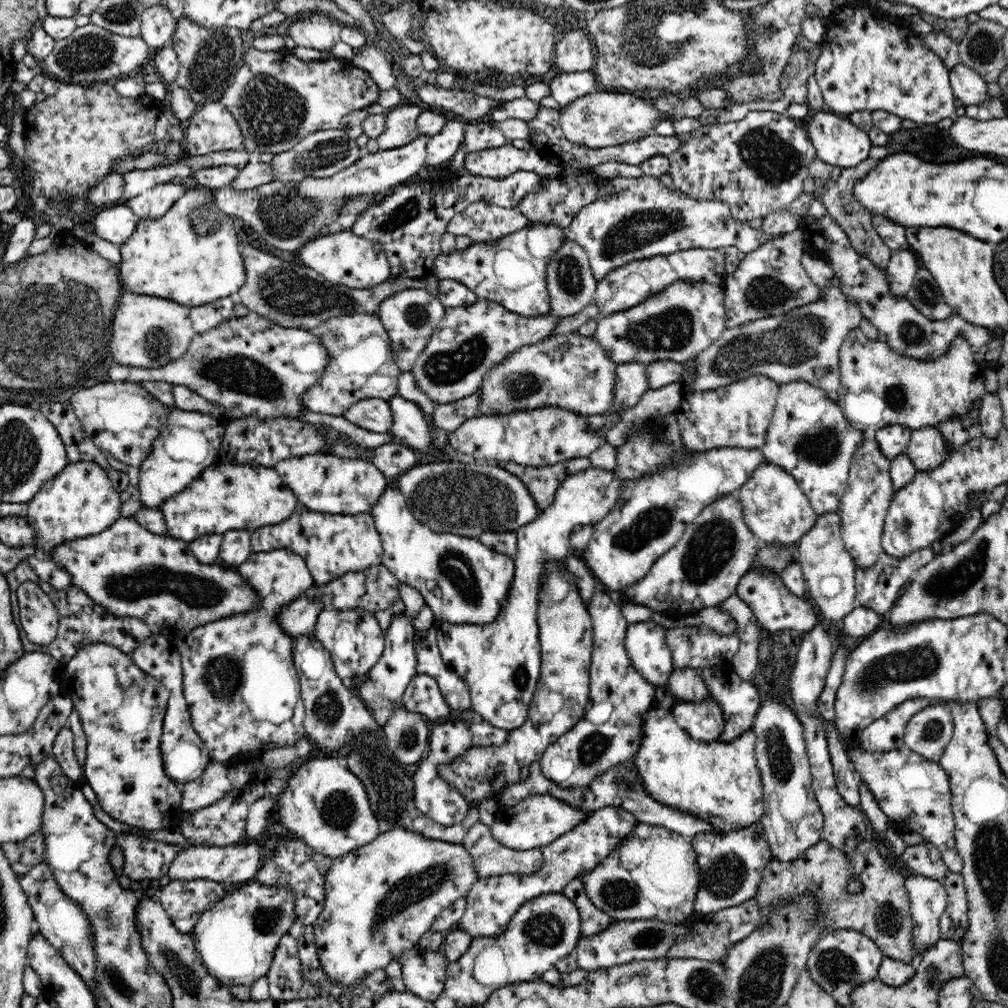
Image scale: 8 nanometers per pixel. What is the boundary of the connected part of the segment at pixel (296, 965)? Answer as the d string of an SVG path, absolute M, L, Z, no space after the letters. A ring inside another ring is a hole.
M287 933L274 948L274 957L267 973L269 993L281 1001L318 997L318 985L302 984L297 939Z

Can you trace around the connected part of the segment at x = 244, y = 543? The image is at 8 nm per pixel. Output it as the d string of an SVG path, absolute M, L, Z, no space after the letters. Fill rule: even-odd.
M245 528L223 532L219 562L221 565L235 568L243 564L253 553L251 531Z

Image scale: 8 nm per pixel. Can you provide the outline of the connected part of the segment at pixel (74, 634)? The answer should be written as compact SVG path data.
M18 564L16 568L12 569L5 577L6 581L8 581L8 587L10 587L10 602L12 602L12 607L15 610L18 608L17 598L14 594L16 588L23 582L32 581L51 598L59 614L57 637L49 645L34 644L30 642L24 634L20 635L22 648L26 653L39 652L48 654L63 666L74 656L78 649L81 649L88 643L109 644L129 654L136 650L138 645L142 644L142 642L152 634L150 628L138 618L134 618L133 616L114 616L110 613L106 613L100 605L90 604L86 593L76 589L76 587L72 587L72 585L68 585L63 589L54 589L50 583L46 583L46 581L38 577L28 564Z

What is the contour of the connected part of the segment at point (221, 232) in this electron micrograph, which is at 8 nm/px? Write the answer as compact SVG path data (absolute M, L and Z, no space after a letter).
M200 192L184 193L164 216L141 219L132 236L121 245L119 275L128 290L160 296L187 307L226 298L245 283L242 254L232 216L206 200Z

